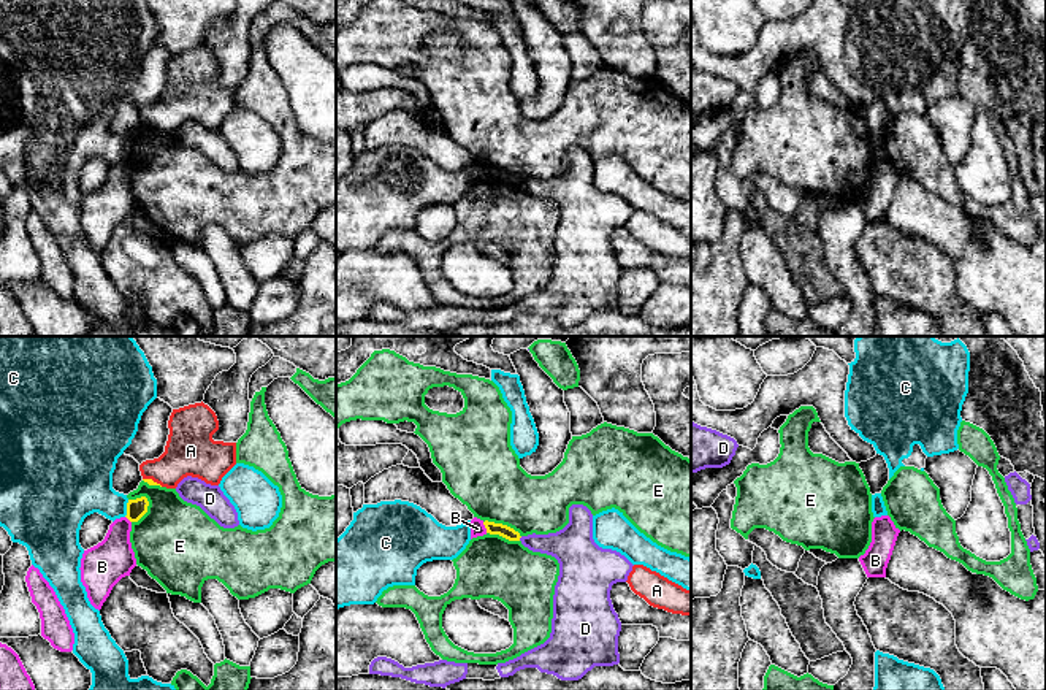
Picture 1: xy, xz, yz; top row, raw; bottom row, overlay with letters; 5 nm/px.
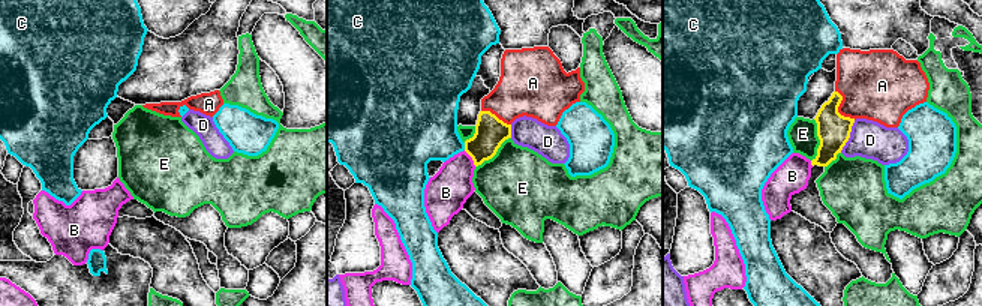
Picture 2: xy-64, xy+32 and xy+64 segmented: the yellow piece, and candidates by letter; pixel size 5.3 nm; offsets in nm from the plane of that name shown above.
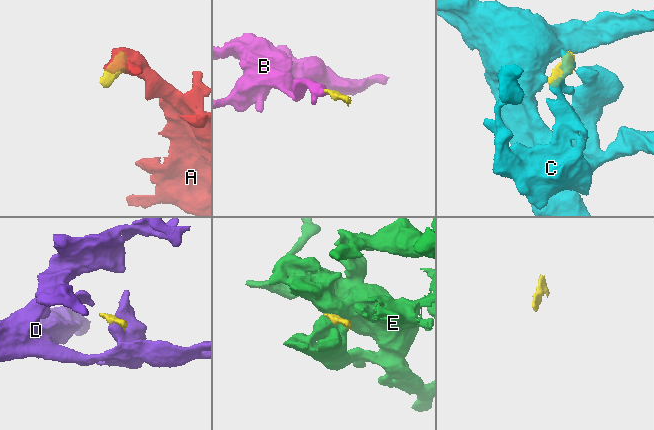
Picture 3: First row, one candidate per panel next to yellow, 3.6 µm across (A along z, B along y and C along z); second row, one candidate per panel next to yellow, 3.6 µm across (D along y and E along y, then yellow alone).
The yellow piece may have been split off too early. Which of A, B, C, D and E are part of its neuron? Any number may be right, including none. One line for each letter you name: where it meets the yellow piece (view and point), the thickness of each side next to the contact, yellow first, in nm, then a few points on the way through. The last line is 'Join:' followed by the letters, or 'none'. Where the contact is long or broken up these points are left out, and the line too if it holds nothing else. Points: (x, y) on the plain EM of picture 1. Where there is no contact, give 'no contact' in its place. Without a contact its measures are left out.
Join: none

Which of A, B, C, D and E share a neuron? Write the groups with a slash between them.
A / B / C / D / E

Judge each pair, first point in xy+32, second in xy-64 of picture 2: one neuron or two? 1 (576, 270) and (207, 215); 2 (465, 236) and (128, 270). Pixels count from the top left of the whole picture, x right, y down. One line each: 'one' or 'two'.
1: one
2: two

